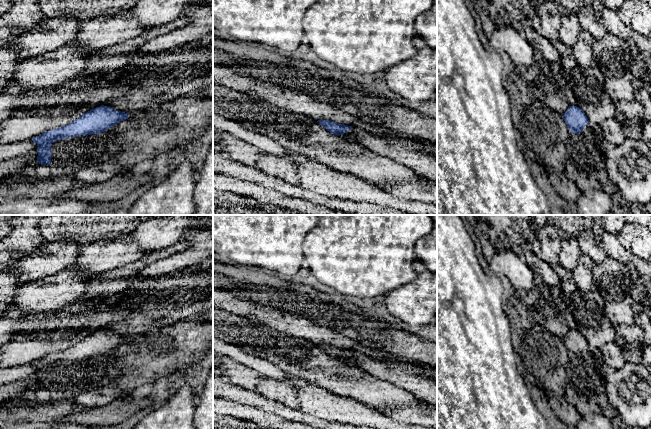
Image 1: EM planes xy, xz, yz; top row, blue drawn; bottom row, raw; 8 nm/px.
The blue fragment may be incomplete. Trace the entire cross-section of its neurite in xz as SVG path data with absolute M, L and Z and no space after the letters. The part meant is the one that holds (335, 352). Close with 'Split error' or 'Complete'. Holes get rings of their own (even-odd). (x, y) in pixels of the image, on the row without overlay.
M318 344L317 346L330 357L346 360L348 364L362 369L368 377L390 382L401 389L411 392L416 398L427 402L437 409L437 367L397 357L373 358L357 351L339 348L329 344Z. Split error

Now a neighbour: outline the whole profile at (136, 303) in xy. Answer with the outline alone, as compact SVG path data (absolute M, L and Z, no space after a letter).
M140 280L136 281L132 286L131 286L131 289L133 289L137 296L136 296L136 299L133 300L129 305L132 307L132 308L137 308L139 309L141 307L141 282Z

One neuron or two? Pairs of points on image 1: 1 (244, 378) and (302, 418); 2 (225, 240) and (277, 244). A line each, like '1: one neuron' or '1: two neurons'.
1: two neurons
2: one neuron

